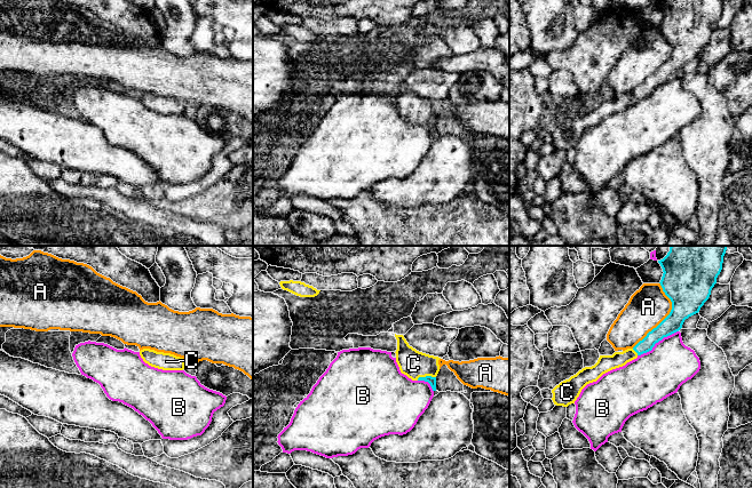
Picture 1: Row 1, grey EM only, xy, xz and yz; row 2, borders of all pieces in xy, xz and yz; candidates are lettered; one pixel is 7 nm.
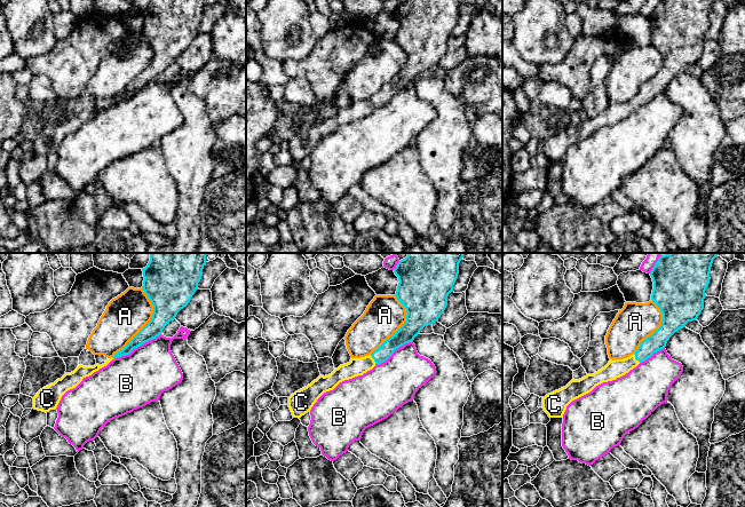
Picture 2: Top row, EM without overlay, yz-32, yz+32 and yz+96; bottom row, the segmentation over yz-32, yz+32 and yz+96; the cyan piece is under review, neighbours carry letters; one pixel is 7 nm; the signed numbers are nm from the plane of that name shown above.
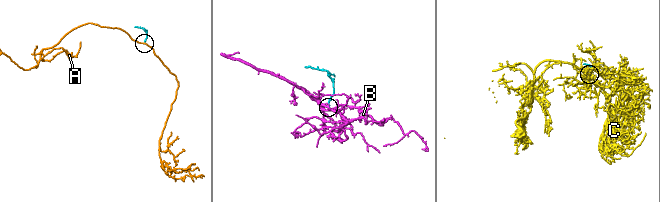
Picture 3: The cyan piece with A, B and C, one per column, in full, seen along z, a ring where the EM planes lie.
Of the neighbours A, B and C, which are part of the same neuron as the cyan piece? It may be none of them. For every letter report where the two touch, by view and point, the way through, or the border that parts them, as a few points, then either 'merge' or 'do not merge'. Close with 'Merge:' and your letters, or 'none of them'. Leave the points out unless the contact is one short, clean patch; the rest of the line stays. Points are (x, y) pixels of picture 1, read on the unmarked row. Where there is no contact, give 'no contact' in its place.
A: yz (666, 61) | do not merge
B: yz (657, 86) | do not merge
C: xz (426, 120) | across xz (432, 125), (426, 120), (413, 108) | merge
Merge: C

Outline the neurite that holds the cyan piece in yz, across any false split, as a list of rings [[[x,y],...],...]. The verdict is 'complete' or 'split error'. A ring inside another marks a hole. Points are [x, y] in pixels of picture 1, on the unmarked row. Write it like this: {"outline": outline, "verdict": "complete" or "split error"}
{"outline": [[[665,0],[658,7],[664,16],[659,27],[672,46],[670,58],[633,93],[600,99],[594,110],[583,112],[556,129],[552,134],[554,149],[568,151],[575,147],[587,128],[651,95],[664,81],[679,75],[684,64],[698,57],[709,43],[722,14],[723,0]]], "verdict": "split error"}

